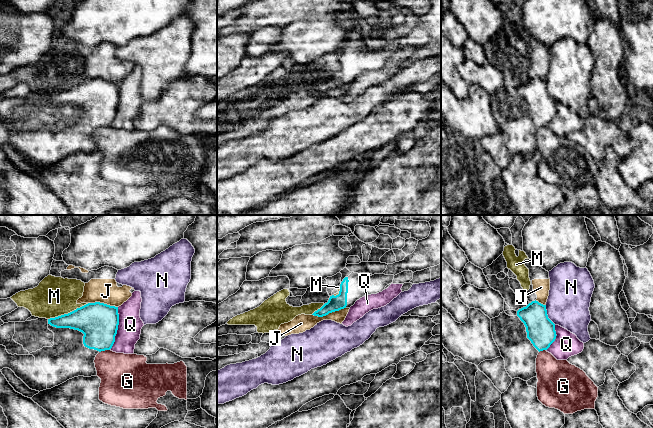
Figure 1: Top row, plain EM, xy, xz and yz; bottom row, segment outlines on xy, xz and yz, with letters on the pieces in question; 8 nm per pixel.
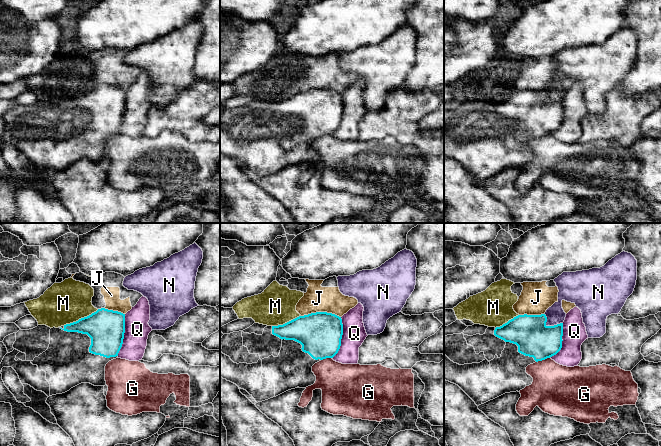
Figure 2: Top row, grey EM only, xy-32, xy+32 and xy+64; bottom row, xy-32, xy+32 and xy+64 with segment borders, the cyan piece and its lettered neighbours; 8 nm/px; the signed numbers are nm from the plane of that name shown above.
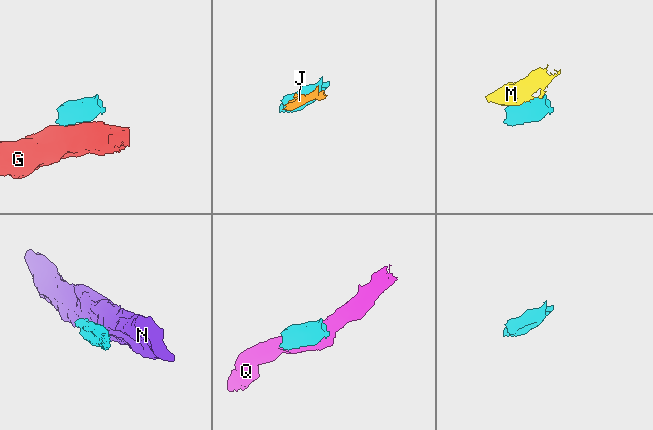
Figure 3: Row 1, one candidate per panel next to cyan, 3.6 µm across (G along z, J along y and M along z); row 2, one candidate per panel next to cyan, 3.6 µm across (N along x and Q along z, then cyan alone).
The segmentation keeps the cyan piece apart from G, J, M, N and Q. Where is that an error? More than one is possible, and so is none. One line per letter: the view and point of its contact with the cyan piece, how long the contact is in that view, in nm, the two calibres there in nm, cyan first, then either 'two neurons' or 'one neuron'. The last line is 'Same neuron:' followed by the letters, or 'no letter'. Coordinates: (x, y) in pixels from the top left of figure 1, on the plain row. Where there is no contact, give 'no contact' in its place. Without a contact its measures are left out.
G: contact xy (104, 126); length 90 nm; calibres 300 and 360 nm; two neurons
J: contact xz (328, 89); length 280 nm; calibres 130 and 140 nm; two neurons
M: contact xy (68, 89); length 360 nm; calibres 300 and 320 nm; two neurons
N: contact yz (547, 91); length 180 nm; calibres 220 and 340 nm; two neurons
Q: contact xy (117, 104); length 360 nm; calibres 300 and 190 nm; two neurons
Same neuron: no letter

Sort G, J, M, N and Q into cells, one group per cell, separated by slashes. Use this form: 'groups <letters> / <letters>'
groups G / J M / N / Q

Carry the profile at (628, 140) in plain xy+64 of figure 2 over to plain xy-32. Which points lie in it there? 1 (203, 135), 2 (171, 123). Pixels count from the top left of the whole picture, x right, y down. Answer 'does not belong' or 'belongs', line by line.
1: belongs
2: belongs

